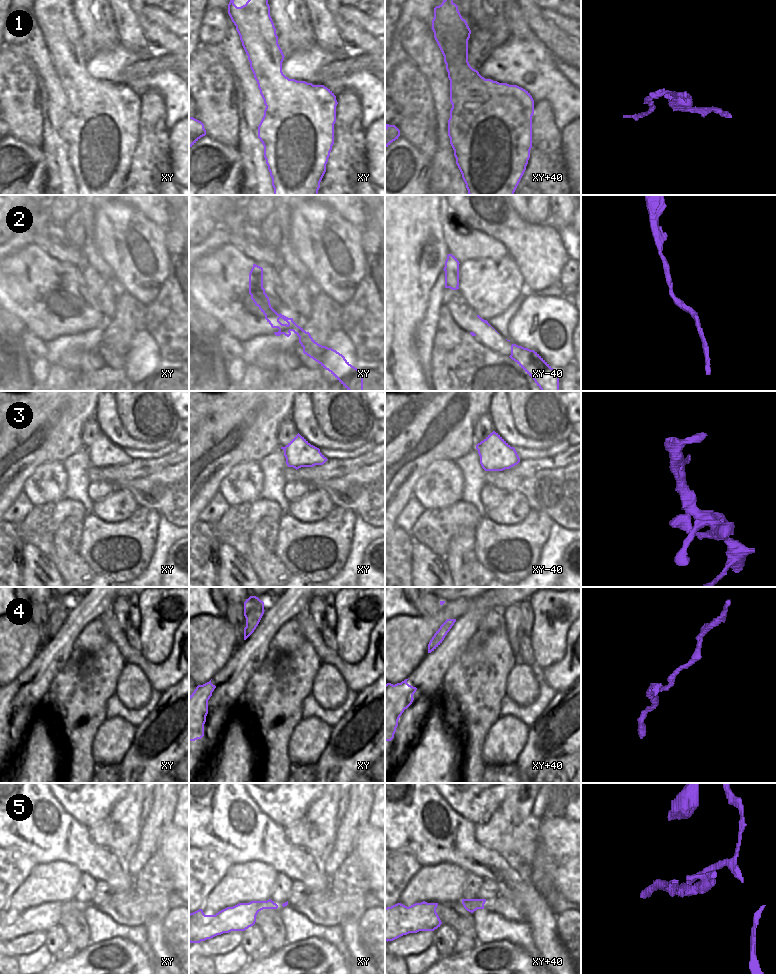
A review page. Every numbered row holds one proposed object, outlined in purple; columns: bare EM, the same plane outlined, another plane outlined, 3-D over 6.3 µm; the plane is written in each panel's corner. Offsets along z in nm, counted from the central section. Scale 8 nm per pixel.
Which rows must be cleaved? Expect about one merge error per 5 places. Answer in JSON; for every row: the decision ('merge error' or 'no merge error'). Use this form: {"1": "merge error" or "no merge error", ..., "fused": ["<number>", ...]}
{"1": "merge error", "2": "no merge error", "3": "no merge error", "4": "no merge error", "5": "merge error", "fused": ["1", "5"]}

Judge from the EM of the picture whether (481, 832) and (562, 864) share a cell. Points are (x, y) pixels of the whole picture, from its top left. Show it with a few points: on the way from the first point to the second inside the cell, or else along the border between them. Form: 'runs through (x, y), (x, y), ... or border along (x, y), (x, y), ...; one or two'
runs through (501, 835), (509, 840), (538, 840), (542, 844); one

